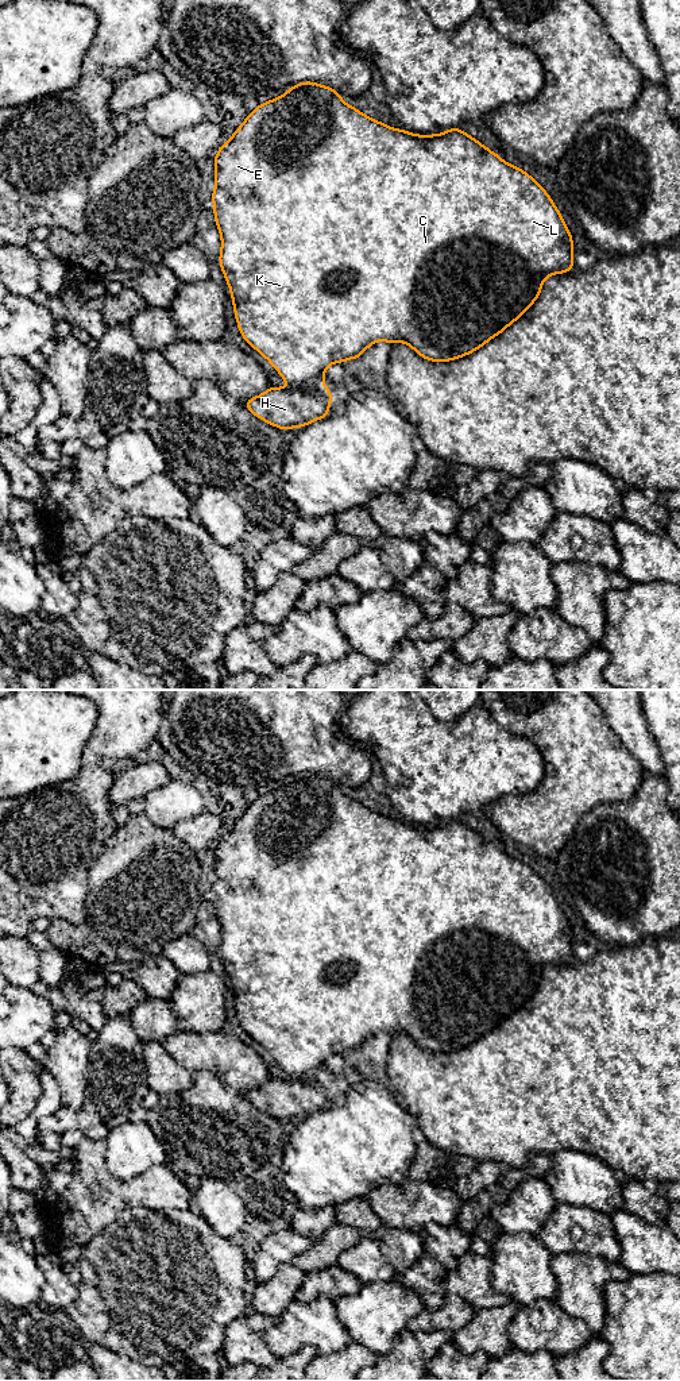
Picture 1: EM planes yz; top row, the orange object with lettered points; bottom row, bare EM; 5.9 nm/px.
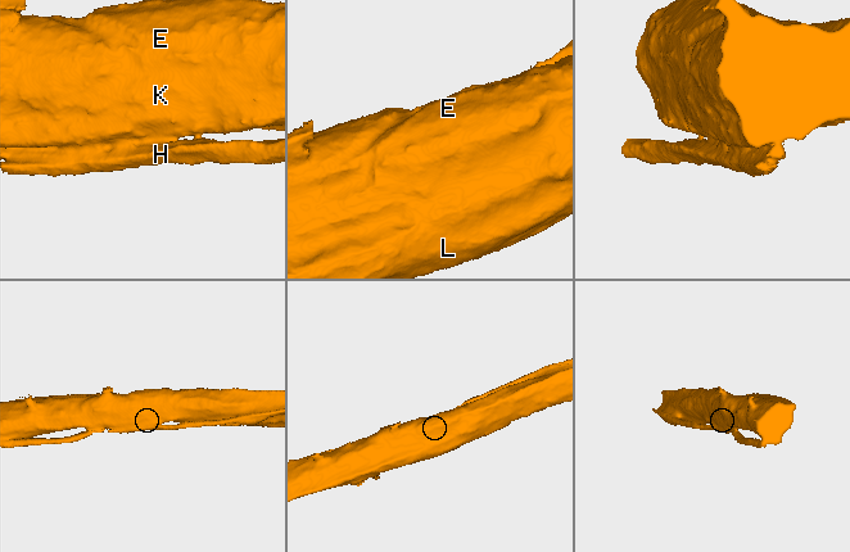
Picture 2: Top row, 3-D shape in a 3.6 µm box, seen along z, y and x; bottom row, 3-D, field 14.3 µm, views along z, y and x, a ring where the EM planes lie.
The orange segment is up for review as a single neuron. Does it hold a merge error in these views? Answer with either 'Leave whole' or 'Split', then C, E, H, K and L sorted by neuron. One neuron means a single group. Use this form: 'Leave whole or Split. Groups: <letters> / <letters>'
Split. Groups: C E K L / H

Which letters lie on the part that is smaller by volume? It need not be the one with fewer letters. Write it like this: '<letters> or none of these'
H

